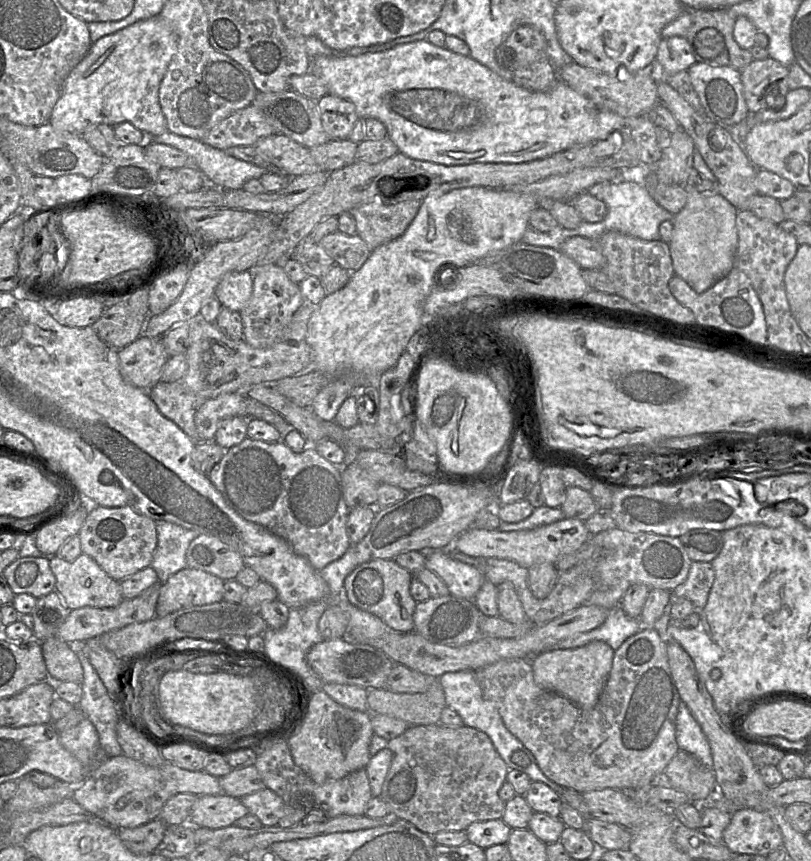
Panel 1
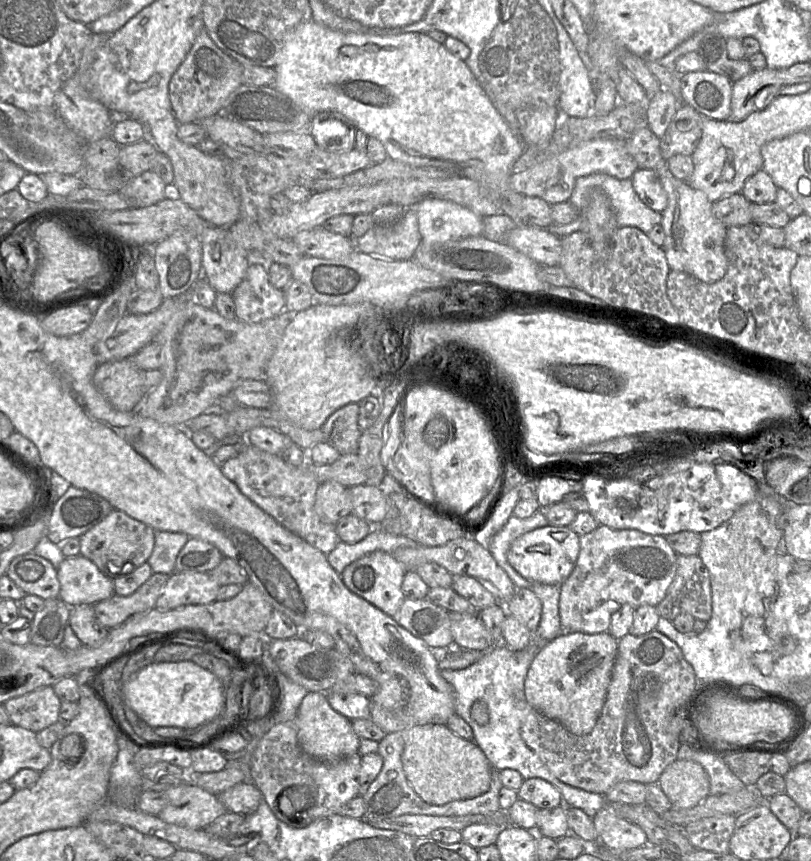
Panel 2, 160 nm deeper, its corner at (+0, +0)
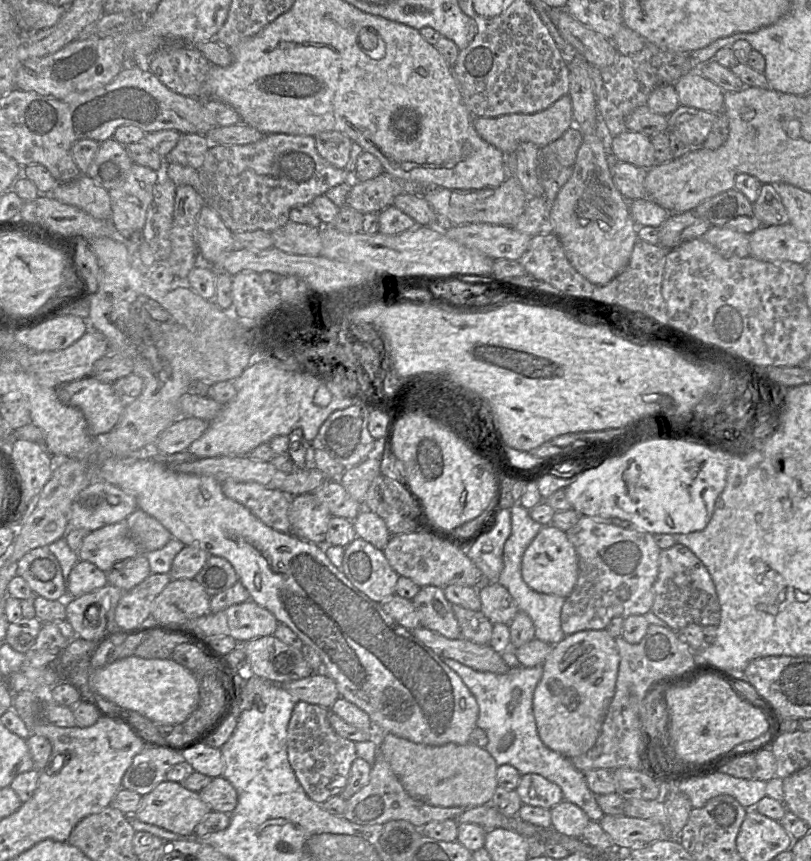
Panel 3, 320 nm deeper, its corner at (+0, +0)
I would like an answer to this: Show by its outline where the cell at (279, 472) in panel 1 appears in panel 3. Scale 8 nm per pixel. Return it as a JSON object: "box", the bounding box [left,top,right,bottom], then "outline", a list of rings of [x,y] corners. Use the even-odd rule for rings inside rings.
{"box":[221,480,293,533],"outline":[[[226,480],[221,484],[226,497],[244,505],[264,524],[276,531],[291,533],[288,513],[293,496],[256,482]]]}

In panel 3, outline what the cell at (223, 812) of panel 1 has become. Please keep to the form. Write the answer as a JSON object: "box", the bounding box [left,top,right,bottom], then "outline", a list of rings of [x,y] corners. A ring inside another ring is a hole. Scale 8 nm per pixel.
{"box":[133,780,211,837],"outline":[[[165,780],[142,796],[139,809],[133,815],[142,822],[164,828],[181,837],[190,837],[195,836],[196,826],[211,811],[201,800],[199,793],[186,789],[181,783]]]}

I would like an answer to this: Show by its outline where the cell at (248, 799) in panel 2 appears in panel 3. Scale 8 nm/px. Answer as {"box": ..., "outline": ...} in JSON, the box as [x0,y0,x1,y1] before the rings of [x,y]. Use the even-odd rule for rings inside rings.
{"box":[199,776,238,814],"outline":[[[223,776],[212,778],[199,792],[201,800],[212,811],[231,814],[237,806],[238,794],[233,785]]]}

